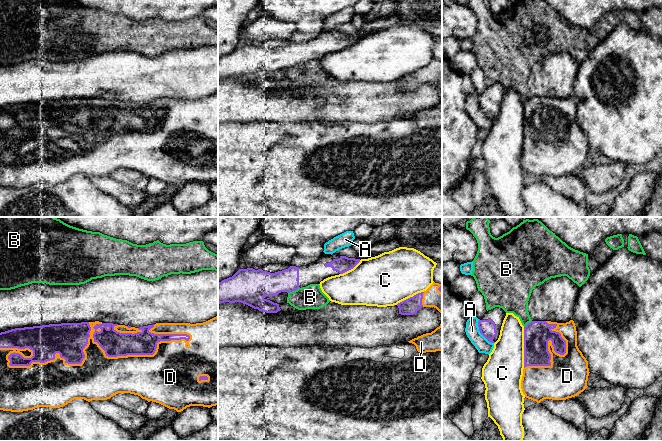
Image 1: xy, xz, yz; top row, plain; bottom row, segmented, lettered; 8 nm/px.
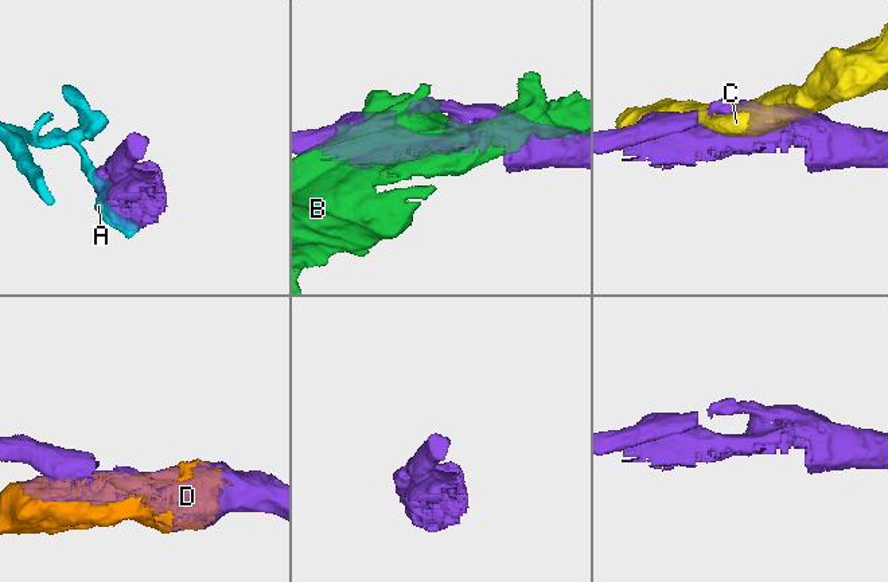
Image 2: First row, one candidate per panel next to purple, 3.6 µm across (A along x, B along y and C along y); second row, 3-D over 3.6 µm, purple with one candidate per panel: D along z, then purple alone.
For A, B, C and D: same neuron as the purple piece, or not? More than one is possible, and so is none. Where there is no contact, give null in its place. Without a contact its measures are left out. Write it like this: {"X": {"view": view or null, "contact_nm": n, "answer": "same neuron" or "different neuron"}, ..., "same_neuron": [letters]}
{"A": {"view": "yz", "contact_nm": 240, "answer": "different neuron"}, "B": {"view": "xz", "contact_nm": 110, "answer": "different neuron"}, "C": {"view": "yz", "contact_nm": 320, "answer": "different neuron"}, "D": {"view": "xy", "contact_nm": 1500, "answer": "same neuron"}, "same_neuron": ["D"]}

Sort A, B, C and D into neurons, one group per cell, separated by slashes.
A / B / C / D

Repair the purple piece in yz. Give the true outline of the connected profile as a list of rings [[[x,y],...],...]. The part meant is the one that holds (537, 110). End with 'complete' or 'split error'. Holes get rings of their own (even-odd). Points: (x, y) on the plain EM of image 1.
[[[573,96],[564,99],[531,97],[524,103],[524,145],[521,165],[526,174],[540,179],[544,175],[566,176],[587,163],[588,137],[577,122]]]; split error

